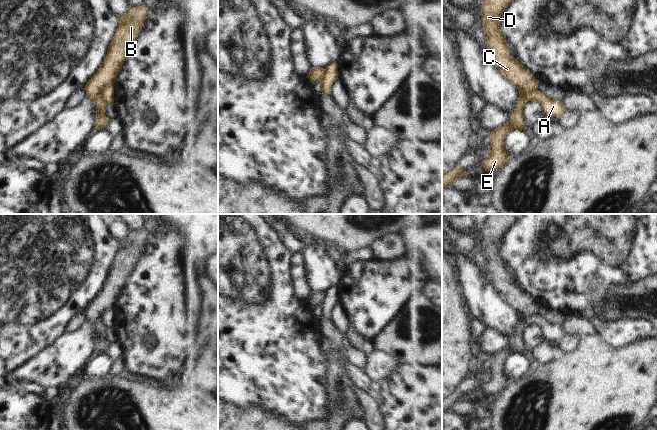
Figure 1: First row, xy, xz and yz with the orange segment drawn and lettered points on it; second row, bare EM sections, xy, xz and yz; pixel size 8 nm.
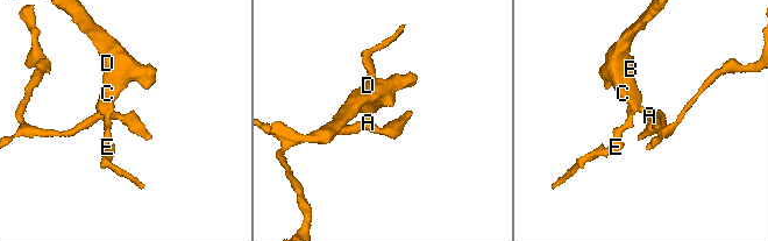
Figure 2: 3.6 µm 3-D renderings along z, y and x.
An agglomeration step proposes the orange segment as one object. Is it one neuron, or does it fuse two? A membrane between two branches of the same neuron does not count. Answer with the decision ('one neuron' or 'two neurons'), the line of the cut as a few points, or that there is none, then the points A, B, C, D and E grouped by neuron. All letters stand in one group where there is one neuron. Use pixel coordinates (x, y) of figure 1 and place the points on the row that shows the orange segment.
two neurons; cut xy (112, 84), (101, 91), (100, 96), (105, 103); groups A / B C D E

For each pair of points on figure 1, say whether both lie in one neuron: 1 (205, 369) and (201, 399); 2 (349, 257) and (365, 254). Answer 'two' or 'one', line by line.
1: two
2: one

